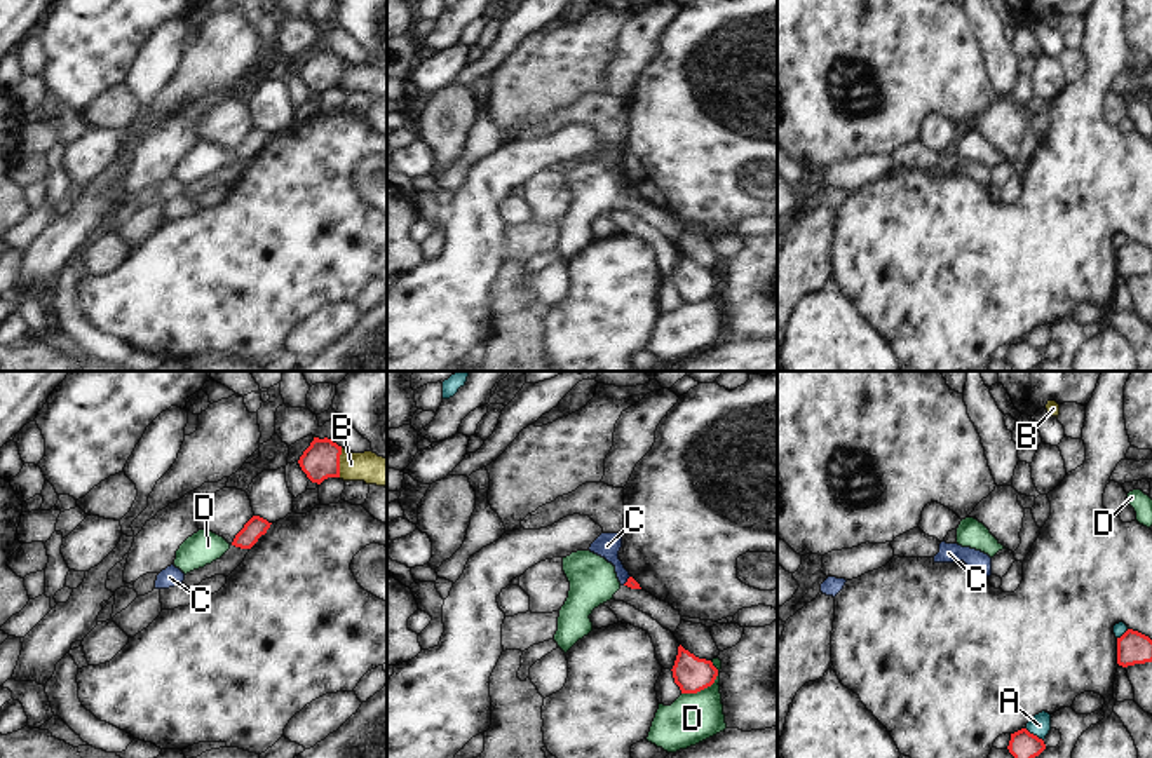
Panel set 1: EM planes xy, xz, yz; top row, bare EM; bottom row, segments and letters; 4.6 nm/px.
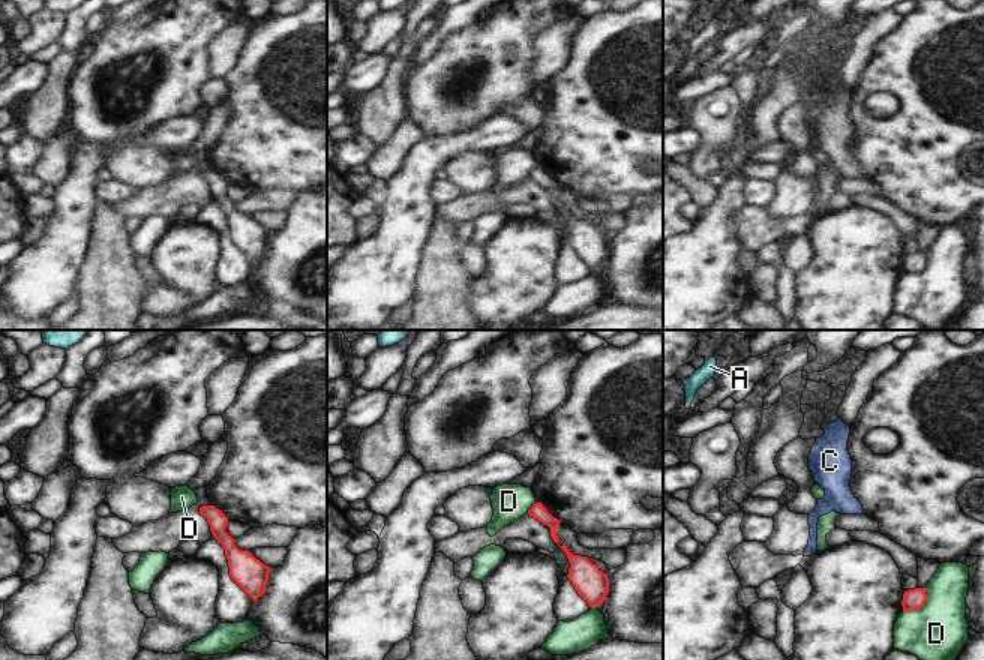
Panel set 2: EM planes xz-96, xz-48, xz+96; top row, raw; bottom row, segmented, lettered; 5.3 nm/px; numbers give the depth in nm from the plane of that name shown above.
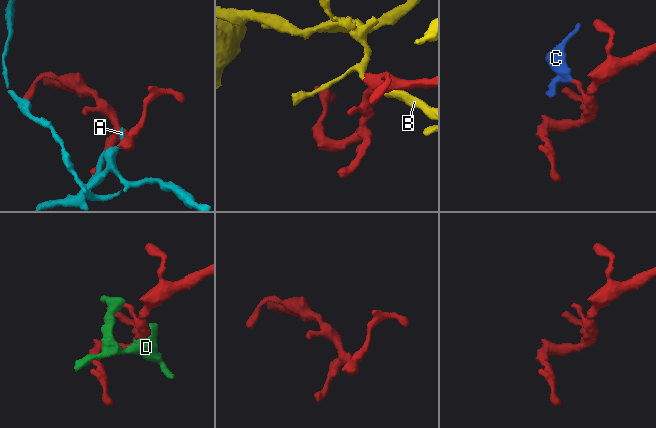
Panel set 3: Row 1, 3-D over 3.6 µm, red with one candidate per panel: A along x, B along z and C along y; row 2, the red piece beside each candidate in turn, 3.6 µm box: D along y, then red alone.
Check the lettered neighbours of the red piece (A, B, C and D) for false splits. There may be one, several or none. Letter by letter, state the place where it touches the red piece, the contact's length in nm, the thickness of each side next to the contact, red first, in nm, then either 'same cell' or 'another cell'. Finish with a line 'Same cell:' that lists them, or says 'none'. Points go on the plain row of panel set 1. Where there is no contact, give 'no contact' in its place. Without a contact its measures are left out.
A: yz (1032, 344) | 110 nm | 140/100 nm | another cell
B: xy (338, 72) | 140 nm | 170/140 nm | another cell
C: xz (628, 190) | 60 nm | 50/120 nm | another cell
D: xz (708, 295) | 220 nm | 160/220 nm | another cell
Same cell: none

